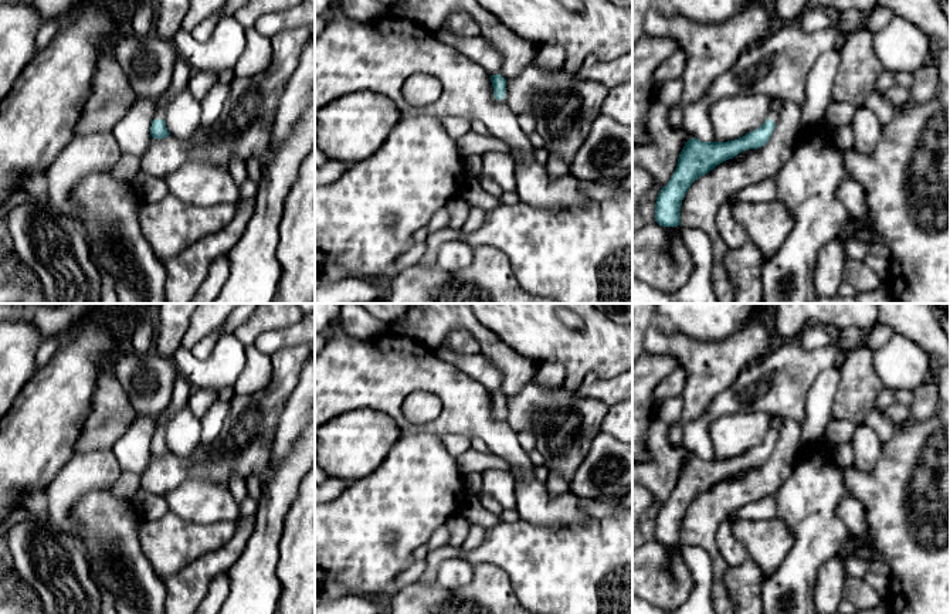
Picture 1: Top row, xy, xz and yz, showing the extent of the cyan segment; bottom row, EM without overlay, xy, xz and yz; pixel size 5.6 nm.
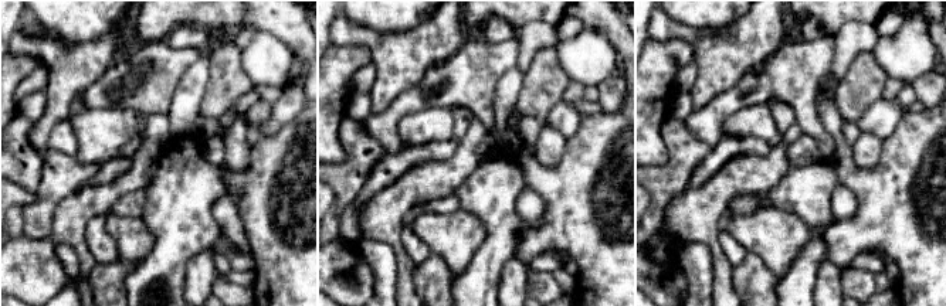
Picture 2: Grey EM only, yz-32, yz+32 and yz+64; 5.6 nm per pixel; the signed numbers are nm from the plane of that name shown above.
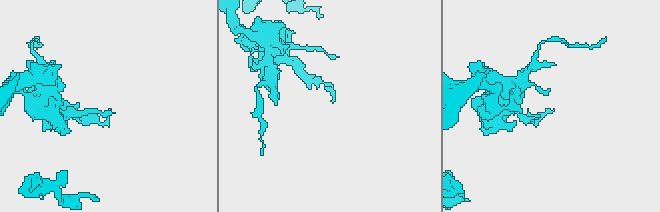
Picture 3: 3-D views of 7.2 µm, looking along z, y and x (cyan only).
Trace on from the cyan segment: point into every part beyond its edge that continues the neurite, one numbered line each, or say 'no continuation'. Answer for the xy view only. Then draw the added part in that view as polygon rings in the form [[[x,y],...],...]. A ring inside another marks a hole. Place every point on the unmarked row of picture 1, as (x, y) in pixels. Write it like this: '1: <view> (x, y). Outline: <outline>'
1: xy (183, 389). Outline: [[[179,376],[174,381],[173,396],[169,407],[159,415],[159,424],[155,428],[153,437],[164,437],[164,423],[180,408],[189,407],[190,396],[194,391],[193,384]]]

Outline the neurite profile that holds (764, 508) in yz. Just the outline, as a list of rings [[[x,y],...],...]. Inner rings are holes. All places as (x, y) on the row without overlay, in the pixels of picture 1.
[[[769,495],[743,506],[737,513],[727,518],[726,522],[733,522],[740,518],[751,519],[751,520],[764,520],[764,519],[776,518],[774,496]]]

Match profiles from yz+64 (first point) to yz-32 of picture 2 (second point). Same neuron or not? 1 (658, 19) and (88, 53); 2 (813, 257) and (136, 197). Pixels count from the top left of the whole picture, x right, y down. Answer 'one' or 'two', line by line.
1: one
2: two

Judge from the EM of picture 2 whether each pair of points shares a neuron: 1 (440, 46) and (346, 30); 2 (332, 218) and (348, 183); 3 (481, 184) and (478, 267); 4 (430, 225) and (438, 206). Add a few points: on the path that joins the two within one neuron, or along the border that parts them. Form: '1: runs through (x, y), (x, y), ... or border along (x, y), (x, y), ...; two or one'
1: runs through (417, 46), (379, 46), (369, 38); one
2: runs through (338, 210), (345, 191); one
3: runs through (494, 204), (494, 247); one
4: border along (460, 208), (451, 213), (426, 213); two

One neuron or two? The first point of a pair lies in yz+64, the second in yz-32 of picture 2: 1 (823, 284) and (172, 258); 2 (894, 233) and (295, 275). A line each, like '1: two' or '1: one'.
1: two
2: one

